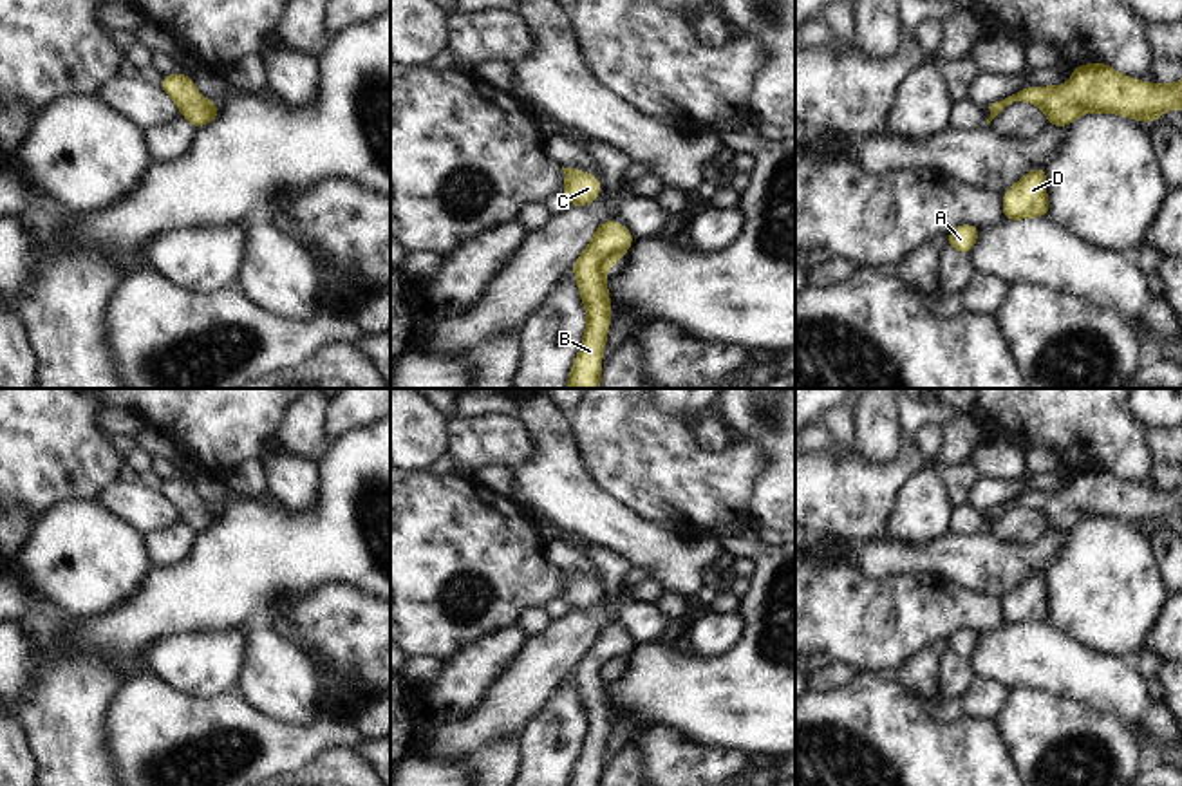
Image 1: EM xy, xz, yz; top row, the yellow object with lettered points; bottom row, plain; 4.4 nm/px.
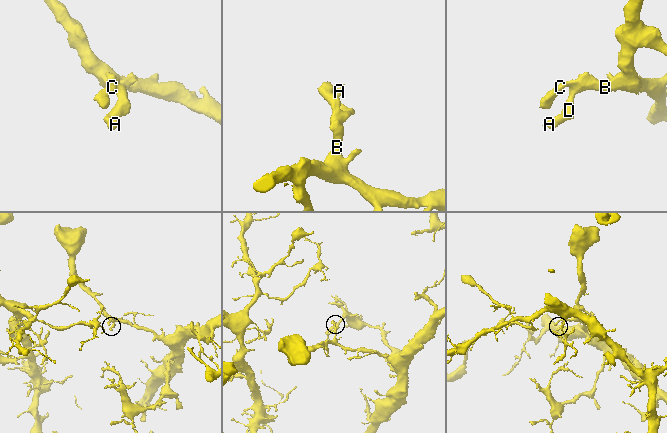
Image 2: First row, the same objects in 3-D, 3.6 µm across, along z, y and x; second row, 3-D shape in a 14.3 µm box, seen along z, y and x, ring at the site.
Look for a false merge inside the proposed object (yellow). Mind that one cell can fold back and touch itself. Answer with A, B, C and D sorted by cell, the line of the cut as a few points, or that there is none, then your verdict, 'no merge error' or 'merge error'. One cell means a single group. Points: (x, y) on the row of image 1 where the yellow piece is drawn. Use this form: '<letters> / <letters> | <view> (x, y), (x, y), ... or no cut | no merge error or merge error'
A B C D | no cut | no merge error

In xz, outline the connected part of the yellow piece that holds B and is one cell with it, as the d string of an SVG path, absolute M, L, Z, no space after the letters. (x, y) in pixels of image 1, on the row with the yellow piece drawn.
M607 219L596 228L587 249L571 266L586 307L587 325L568 388L600 388L602 349L613 316L605 273L633 242L633 233L625 226Z

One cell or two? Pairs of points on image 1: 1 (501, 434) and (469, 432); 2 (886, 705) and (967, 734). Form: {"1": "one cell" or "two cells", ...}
{"1": "one cell", "2": "one cell"}

